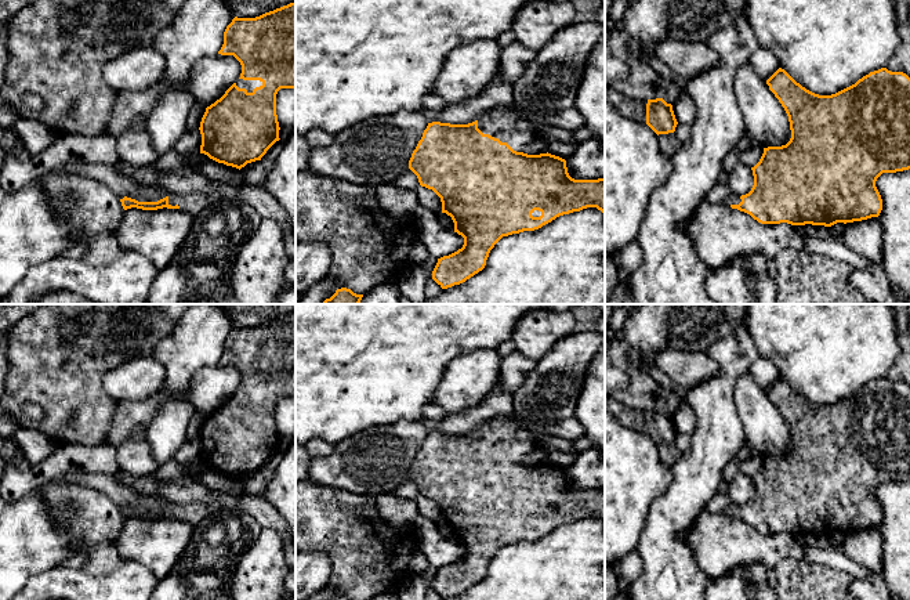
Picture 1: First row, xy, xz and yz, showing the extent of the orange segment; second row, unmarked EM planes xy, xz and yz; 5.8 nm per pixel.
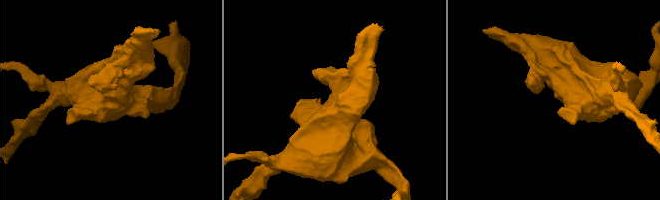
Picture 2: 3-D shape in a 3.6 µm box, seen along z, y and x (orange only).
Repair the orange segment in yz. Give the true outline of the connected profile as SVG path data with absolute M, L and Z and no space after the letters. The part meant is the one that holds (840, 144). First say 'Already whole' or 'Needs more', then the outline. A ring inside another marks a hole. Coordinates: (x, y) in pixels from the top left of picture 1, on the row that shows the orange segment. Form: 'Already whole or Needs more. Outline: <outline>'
Needs more. Outline: M779 68L766 84L788 116L791 138L786 145L764 148L759 162L751 167L754 176L751 191L742 196L732 194L724 205L750 214L761 224L831 227L837 223L878 217L882 199L875 187L877 178L882 173L910 169L910 77L903 72L881 68L835 94L819 95Z

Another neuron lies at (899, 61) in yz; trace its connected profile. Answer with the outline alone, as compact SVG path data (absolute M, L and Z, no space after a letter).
M895 0L895 14L900 41L885 68L910 77L910 0Z

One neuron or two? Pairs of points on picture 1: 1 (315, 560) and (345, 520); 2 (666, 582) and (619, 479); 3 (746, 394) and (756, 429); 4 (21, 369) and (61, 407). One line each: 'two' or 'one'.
1: two
2: two
3: one
4: one

